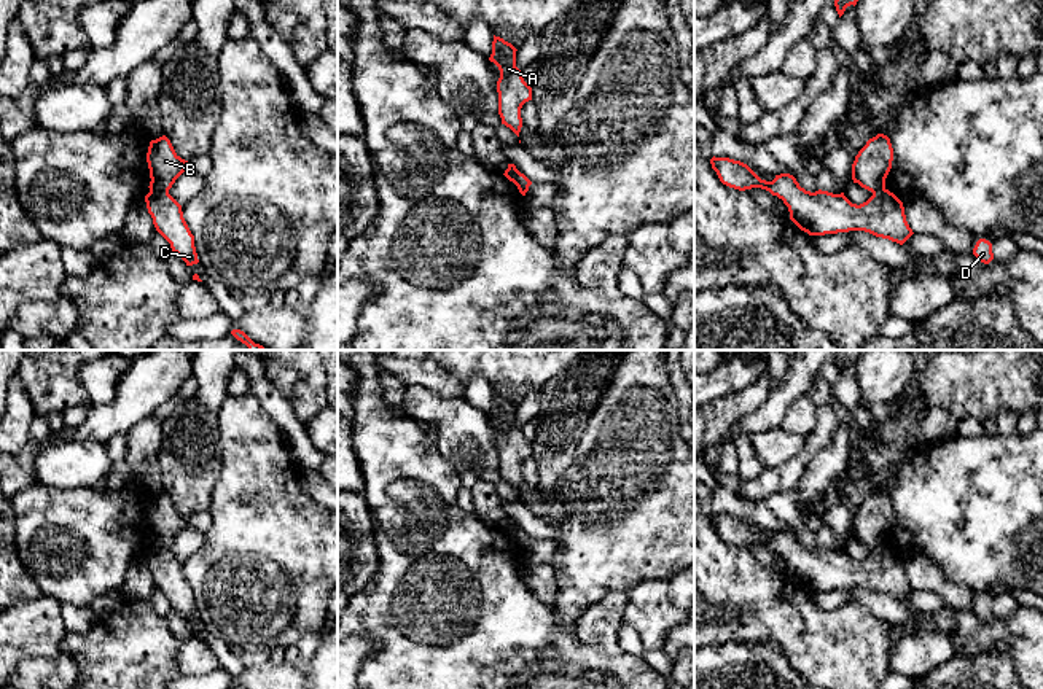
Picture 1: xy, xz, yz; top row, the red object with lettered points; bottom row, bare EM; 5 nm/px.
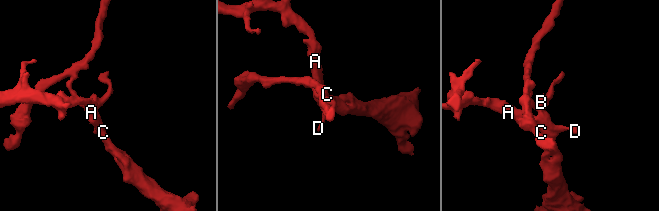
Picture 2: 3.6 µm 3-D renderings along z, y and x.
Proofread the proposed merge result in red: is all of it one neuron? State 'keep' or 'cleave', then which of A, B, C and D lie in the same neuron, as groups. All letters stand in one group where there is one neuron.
cleave; A C D / B

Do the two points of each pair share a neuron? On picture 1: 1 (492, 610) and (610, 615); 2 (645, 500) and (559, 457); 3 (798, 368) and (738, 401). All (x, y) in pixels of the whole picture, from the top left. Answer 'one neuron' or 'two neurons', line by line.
1: one neuron
2: two neurons
3: two neurons

